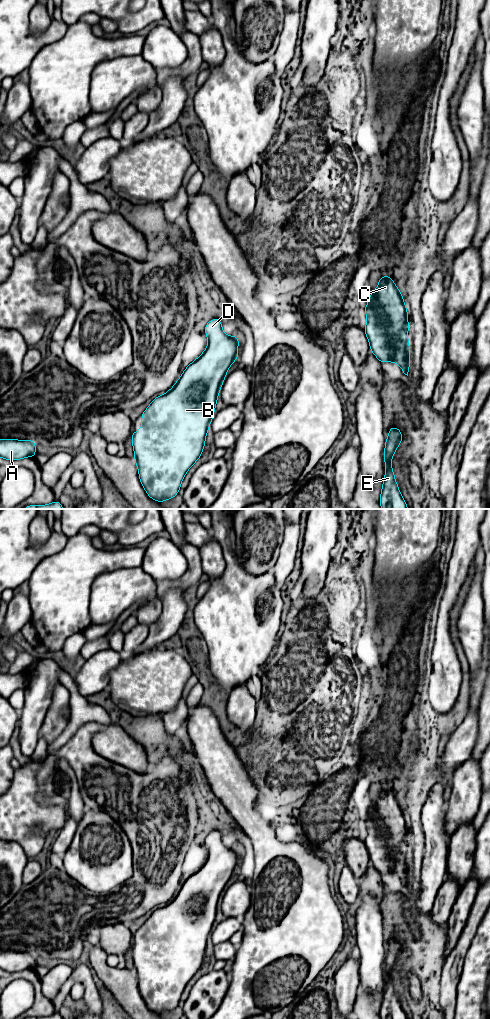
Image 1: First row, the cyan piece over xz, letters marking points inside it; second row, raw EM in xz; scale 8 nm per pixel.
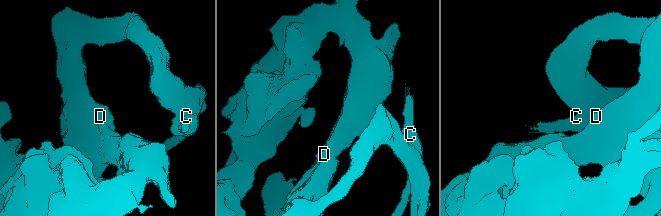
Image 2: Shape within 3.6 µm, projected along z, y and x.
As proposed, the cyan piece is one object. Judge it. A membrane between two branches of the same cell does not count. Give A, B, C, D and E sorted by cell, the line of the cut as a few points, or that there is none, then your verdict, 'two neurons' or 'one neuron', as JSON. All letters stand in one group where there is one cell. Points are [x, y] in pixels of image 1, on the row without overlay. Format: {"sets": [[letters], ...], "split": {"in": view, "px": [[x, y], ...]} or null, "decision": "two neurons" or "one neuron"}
{"sets": [["A", "B", "D", "E"], ["C"]], "split": {"in": "xz", "px": [[406, 848], [392, 849], [395, 855], [395, 862], [391, 873]]}, "decision": "two neurons"}

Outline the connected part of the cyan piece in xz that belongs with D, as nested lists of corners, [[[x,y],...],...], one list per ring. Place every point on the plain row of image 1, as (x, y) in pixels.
[[[217,830],[210,832],[205,838],[205,846],[208,850],[206,862],[186,879],[176,896],[168,904],[151,914],[141,927],[142,941],[131,947],[139,992],[148,1008],[159,1015],[172,1011],[178,1006],[187,983],[200,970],[227,882],[238,871],[239,850],[227,848],[222,843],[222,833]]]

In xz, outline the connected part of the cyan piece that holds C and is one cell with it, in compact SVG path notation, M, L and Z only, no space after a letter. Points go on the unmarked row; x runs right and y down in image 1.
M384 787L378 794L377 801L372 803L372 814L368 814L363 821L367 828L367 836L364 839L365 846L369 852L371 864L378 870L381 875L392 874L392 869L396 861L396 855L393 848L408 847L408 825L403 808L396 799L394 793L388 787Z

